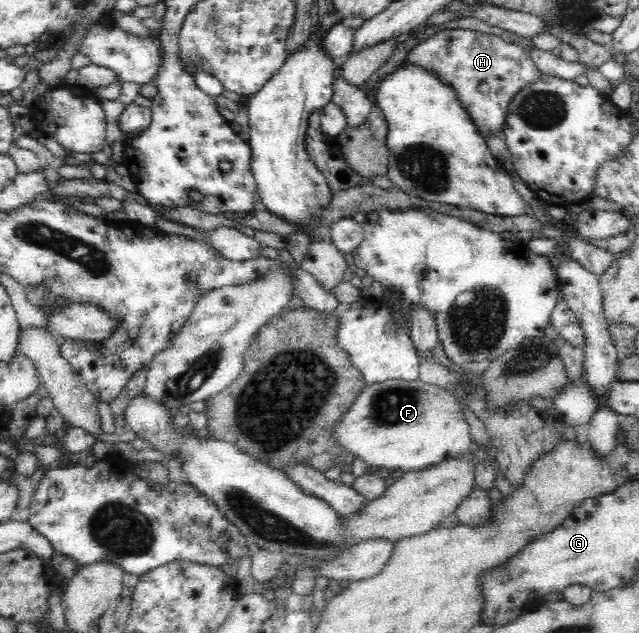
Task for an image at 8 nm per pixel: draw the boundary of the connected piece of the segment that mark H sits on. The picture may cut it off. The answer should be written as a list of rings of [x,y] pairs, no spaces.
[[[462,28],[442,29],[418,42],[402,63],[418,63],[428,67],[450,83],[458,91],[462,105],[472,115],[478,131],[484,136],[502,134],[501,128],[510,99],[541,74],[520,45],[496,35]]]

